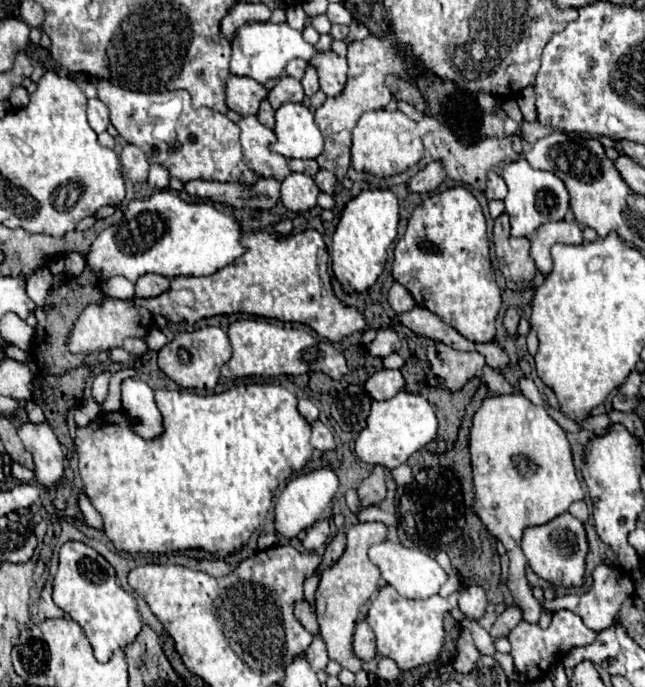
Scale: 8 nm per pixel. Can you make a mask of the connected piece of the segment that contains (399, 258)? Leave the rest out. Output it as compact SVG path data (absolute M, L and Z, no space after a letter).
M462 185L448 187L444 191L428 195L412 213L408 221L408 229L404 237L396 243L392 277L414 297L418 307L424 307L448 325L452 325L466 339L476 343L486 343L494 339L496 333L496 317L502 305L500 287L496 285L496 277L490 265L488 253L488 235L486 235L486 219L476 197Z

